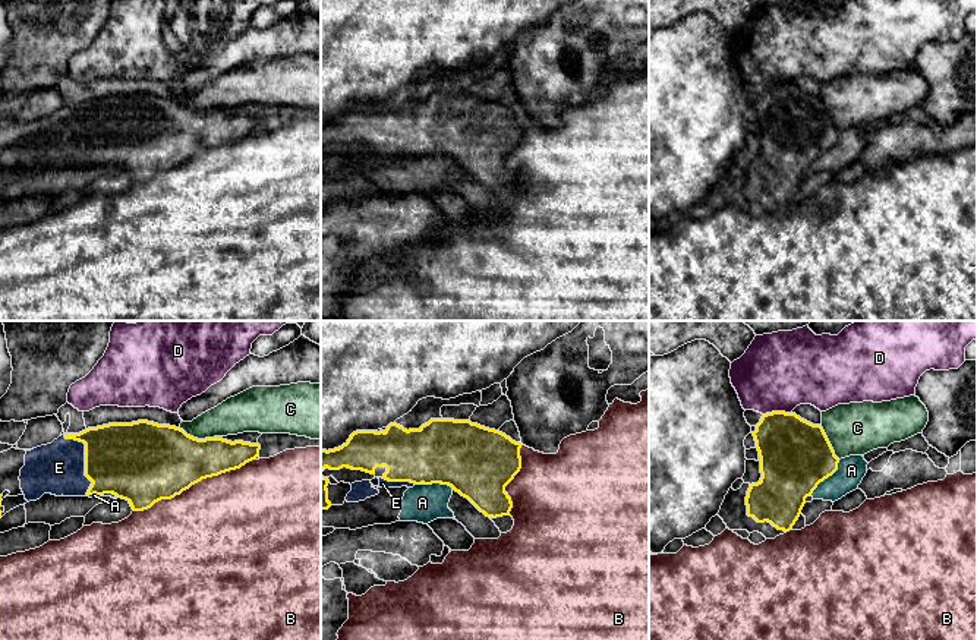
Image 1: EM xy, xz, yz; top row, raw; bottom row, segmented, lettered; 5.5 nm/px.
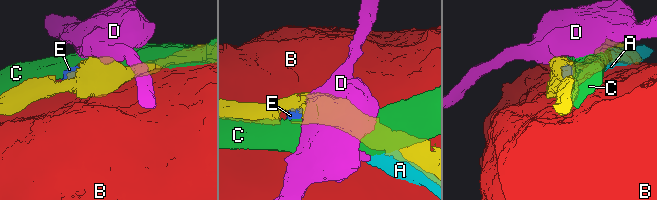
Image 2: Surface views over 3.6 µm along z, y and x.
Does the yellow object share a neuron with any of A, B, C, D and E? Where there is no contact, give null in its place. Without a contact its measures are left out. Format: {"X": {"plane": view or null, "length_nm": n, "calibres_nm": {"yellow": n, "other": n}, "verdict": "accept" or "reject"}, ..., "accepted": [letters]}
{"A": {"plane": "yz", "length_nm": 260, "calibres_nm": {"yellow": 400, "other": 150}, "verdict": "reject"}, "B": {"plane": "xy", "length_nm": 700, "calibres_nm": {"yellow": 420, "other": 500}, "verdict": "reject"}, "C": {"plane": "yz", "length_nm": 220, "calibres_nm": {"yellow": 400, "other": 280}, "verdict": "reject"}, "D": {"plane": "yz", "length_nm": 150, "calibres_nm": {"yellow": 380, "other": 420}, "verdict": "reject"}, "E": {"plane": "xy", "length_nm": 360, "calibres_nm": {"yellow": 420, "other": 280}, "verdict": "accept"}, "accepted": ["E"]}

